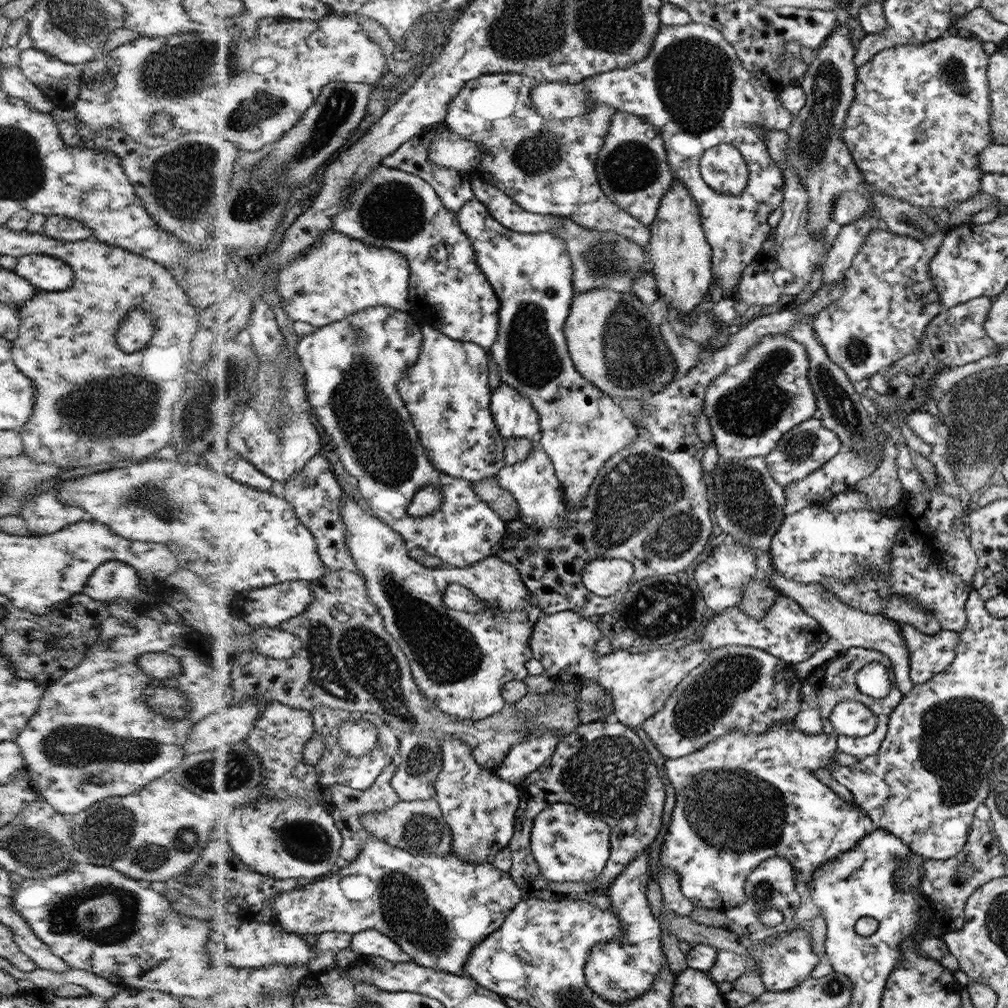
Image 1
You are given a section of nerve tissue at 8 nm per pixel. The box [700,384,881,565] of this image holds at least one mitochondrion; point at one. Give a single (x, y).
(748, 505)

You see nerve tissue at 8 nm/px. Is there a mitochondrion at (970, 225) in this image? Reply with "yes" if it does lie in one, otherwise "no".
no

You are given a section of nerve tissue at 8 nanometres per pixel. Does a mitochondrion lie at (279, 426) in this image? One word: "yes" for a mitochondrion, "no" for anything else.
yes

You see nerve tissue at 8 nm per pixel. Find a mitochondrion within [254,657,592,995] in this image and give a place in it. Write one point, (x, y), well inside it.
(405, 910)

